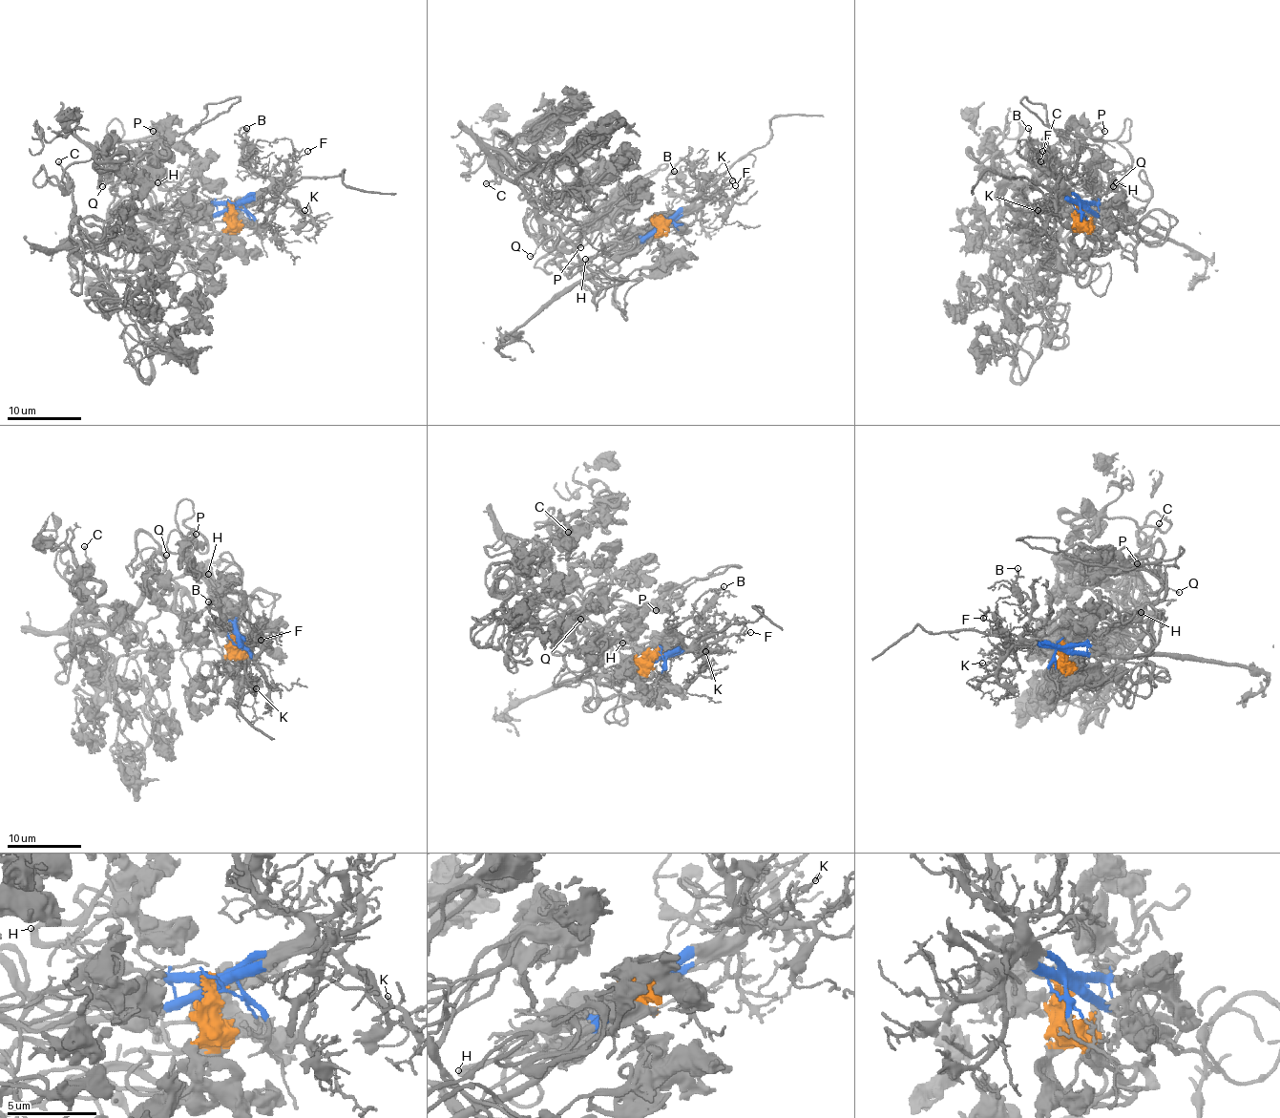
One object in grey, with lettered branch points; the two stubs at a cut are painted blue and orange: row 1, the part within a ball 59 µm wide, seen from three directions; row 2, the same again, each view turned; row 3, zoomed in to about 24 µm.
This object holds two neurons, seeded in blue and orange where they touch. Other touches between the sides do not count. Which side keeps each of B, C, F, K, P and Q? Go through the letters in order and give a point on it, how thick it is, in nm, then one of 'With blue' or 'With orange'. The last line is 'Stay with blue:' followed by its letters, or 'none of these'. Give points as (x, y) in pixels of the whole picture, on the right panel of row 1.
B: Place: (1028, 128). Thickness 180 nm. With blue
C: Place: (1040, 161). Thickness 180 nm. With orange
F: Place: (1042, 151). Thickness 90 nm. With blue
K: Place: (1038, 210). Thickness 170 nm. With blue
P: Place: (1104, 131). Thickness 170 nm. With orange
Q: Place: (1113, 186). Thickness 120 nm. With orange
Stay with blue: B, F, K

